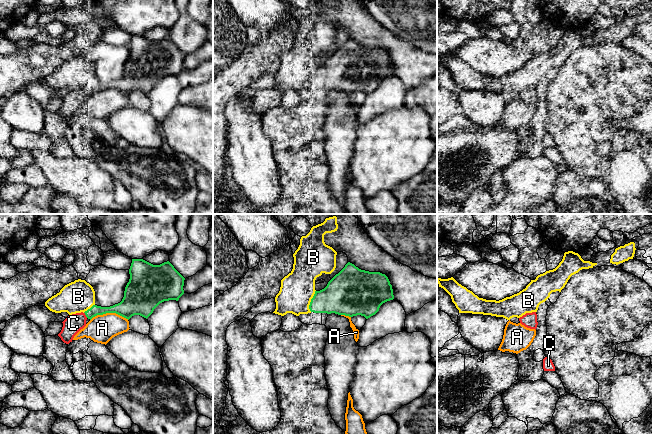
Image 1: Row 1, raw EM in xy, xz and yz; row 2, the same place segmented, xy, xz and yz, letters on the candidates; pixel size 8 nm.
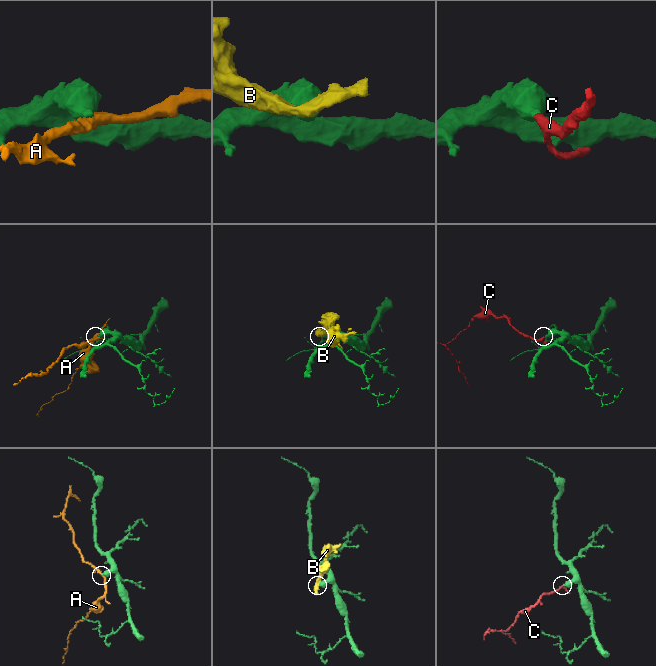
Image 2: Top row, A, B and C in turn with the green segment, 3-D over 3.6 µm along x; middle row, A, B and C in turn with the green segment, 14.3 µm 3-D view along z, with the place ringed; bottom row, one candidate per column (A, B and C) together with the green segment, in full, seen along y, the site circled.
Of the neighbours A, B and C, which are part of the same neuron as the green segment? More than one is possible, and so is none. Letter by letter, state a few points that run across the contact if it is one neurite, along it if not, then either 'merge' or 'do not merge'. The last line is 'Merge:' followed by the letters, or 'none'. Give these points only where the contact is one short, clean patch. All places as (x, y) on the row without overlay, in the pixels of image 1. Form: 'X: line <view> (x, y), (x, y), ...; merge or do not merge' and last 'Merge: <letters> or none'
A: line xy (128, 95), (115, 89), (103, 89), (95, 91), (90, 96); do not merge
B: do not merge
C: merge
Merge: C

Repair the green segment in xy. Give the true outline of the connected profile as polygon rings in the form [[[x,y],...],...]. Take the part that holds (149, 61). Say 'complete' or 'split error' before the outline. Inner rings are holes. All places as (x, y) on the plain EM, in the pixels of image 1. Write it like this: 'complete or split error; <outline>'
split error; [[[132,35],[130,55],[122,77],[110,83],[93,81],[84,89],[69,91],[62,99],[58,112],[69,120],[74,112],[86,102],[86,96],[97,91],[116,89],[126,95],[134,91],[148,94],[162,78],[178,77],[184,70],[185,54],[169,38],[153,41],[143,35]]]

